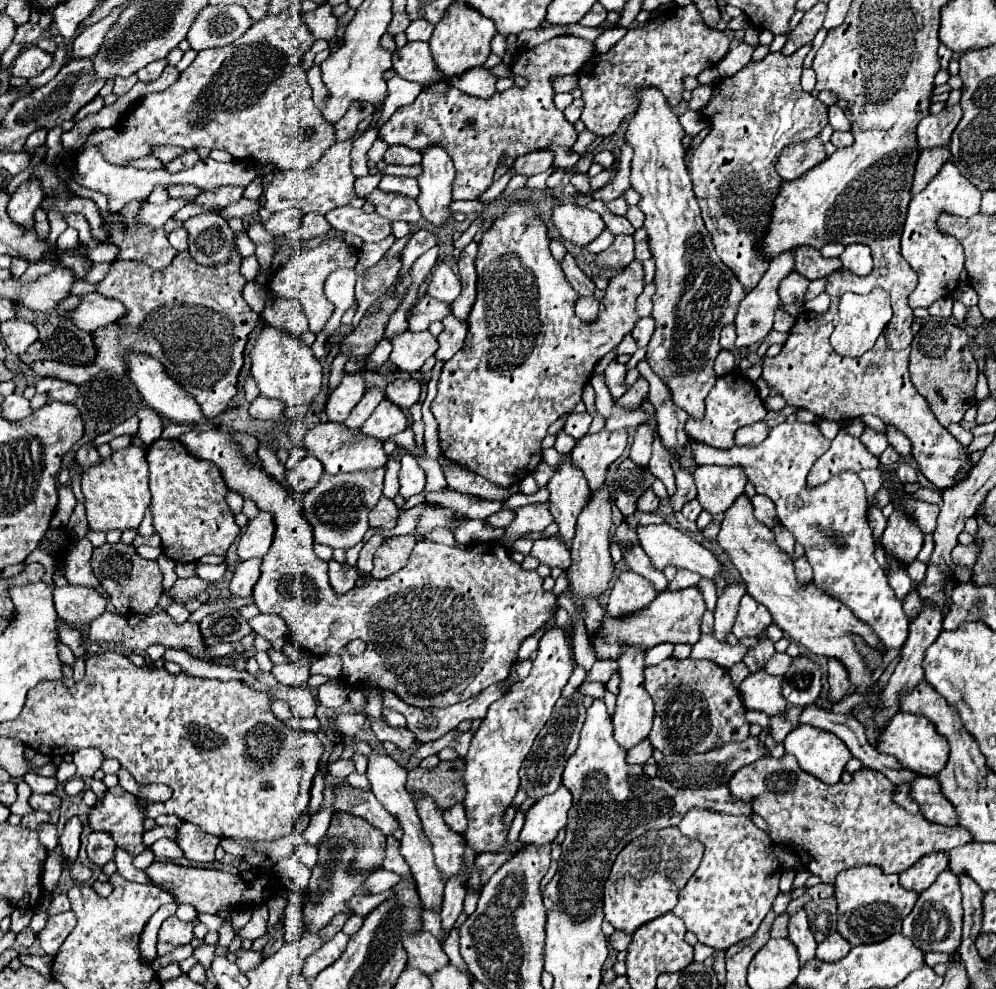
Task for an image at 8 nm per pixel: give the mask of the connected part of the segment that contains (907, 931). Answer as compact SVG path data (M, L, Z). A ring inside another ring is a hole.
M943 871L937 877L937 881L919 895L913 911L903 919L903 935L911 939L921 951L953 953L961 943L961 921L963 921L963 907L961 907L959 879L949 871Z

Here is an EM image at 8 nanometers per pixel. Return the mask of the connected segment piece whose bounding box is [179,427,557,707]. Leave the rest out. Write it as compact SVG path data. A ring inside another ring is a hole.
M213 427L209 431L185 431L179 441L185 449L205 461L215 463L221 469L229 489L237 491L243 499L257 503L261 511L273 515L275 533L273 543L263 557L261 577L253 589L255 605L261 613L275 613L285 619L289 627L289 638L313 655L341 655L343 671L341 677L349 687L367 689L381 687L395 691L399 699L417 707L449 707L471 695L479 695L493 683L507 679L521 643L535 635L541 627L553 625L557 613L557 601L553 591L543 589L543 579L537 571L525 571L515 563L507 549L499 543L477 543L473 547L447 547L433 541L419 541L409 557L409 563L379 581L371 579L365 587L355 587L345 595L335 595L327 579L327 563L317 559L313 553L313 531L303 519L299 503L291 497L285 485L269 477L263 467L253 465L241 453L239 445L231 439L231 433ZM363 639L367 649L353 657L347 651L347 643Z

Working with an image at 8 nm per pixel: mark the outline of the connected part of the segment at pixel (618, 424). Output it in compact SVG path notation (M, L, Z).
M615 403L611 417L605 421L605 429L609 429L609 431L615 431L615 429L635 429L639 425L649 425L653 429L653 433L657 435L657 421L655 421L655 417L649 415L647 411L643 411L641 405L629 411L629 409L623 409L623 407L619 407Z

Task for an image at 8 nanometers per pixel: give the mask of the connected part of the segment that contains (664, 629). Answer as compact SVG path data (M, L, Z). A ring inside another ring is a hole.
M687 587L681 591L663 591L651 601L649 607L645 607L641 611L635 611L635 613L617 617L617 619L605 611L601 627L591 637L591 643L595 647L597 659L609 659L609 661L615 661L621 657L623 645L639 647L643 651L655 647L659 643L695 645L701 637L699 625L701 625L703 613L705 613L705 603L703 603L703 595L697 587Z

